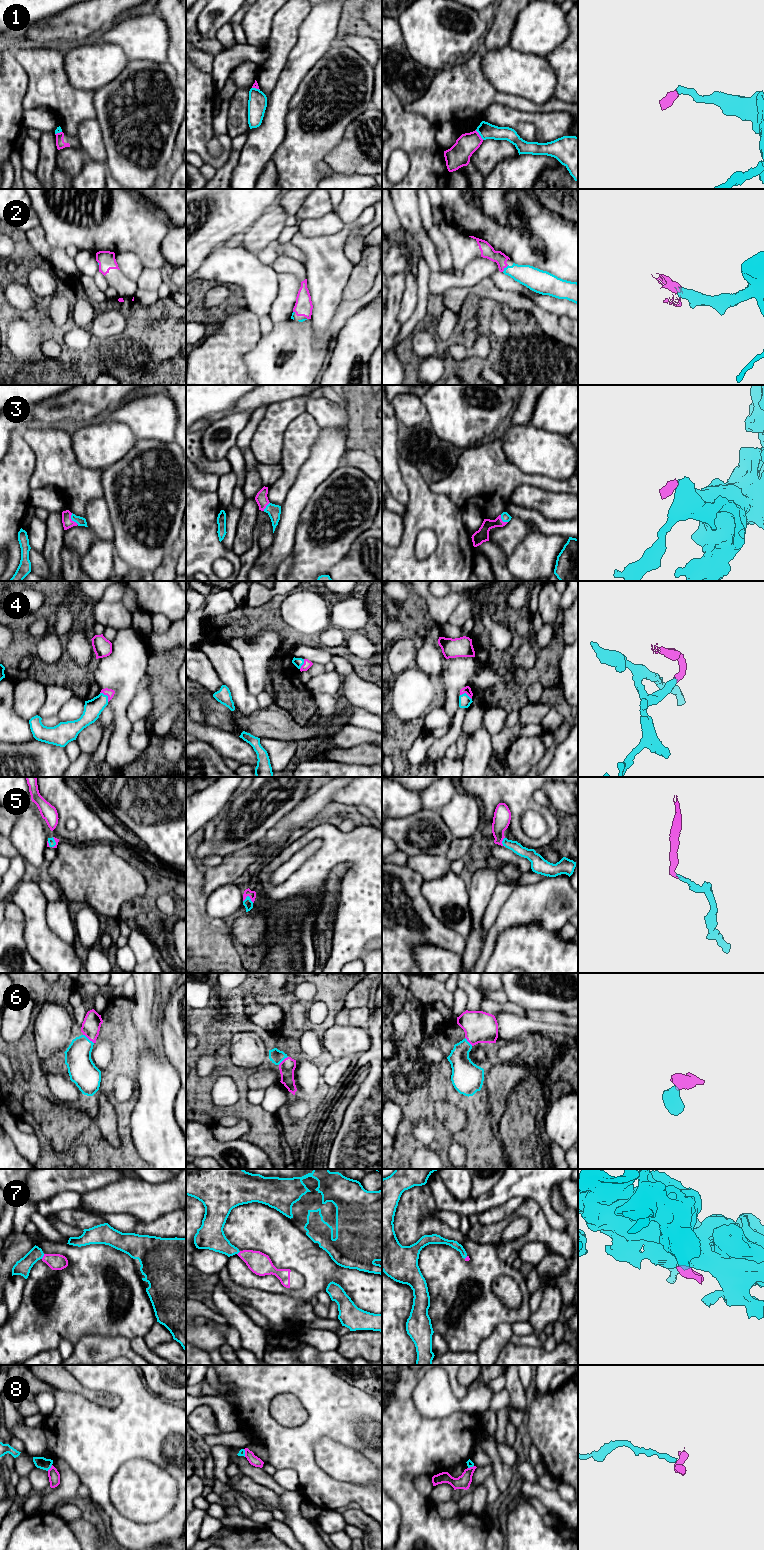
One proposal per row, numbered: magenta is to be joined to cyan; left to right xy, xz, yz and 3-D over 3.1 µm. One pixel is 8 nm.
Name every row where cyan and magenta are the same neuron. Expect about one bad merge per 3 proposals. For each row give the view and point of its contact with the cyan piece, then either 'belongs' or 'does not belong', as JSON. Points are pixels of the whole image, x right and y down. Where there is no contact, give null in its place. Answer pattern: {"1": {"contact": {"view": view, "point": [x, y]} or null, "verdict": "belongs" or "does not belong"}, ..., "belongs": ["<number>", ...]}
{"1": {"contact": {"view": "yz", "point": [479, 134]}, "verdict": "does not belong"}, "2": {"contact": {"view": "yz", "point": [505, 268]}, "verdict": "belongs"}, "3": {"contact": {"view": "xy", "point": [72, 519]}, "verdict": "belongs"}, "4": {"contact": {"view": "xy", "point": [106, 695]}, "verdict": "belongs"}, "5": {"contact": {"view": "xz", "point": [249, 897]}, "verdict": "belongs"}, "6": {"contact": {"view": "xy", "point": [87, 1038]}, "verdict": "belongs"}, "7": {"contact": {"view": "xy", "point": [43, 1255]}, "verdict": "belongs"}, "8": {"contact": {"view": "xy", "point": [49, 1468]}, "verdict": "does not belong"}, "belongs": ["2", "3", "4", "5", "6", "7"]}

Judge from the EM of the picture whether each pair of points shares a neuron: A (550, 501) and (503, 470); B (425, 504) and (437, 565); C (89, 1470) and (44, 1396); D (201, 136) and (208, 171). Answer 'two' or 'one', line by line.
A: two
B: one
C: two
D: two

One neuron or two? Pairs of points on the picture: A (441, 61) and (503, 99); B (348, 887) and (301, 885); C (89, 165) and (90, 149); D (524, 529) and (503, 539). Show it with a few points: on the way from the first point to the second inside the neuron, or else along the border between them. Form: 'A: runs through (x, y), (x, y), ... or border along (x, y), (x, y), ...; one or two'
A: border along (451, 63), (437, 72); two
B: runs through (353, 868), (347, 858), (328, 858), (320, 866); one
C: border along (88, 157), (104, 162); two
D: runs through (519, 529), (516, 529), (508, 537); one

